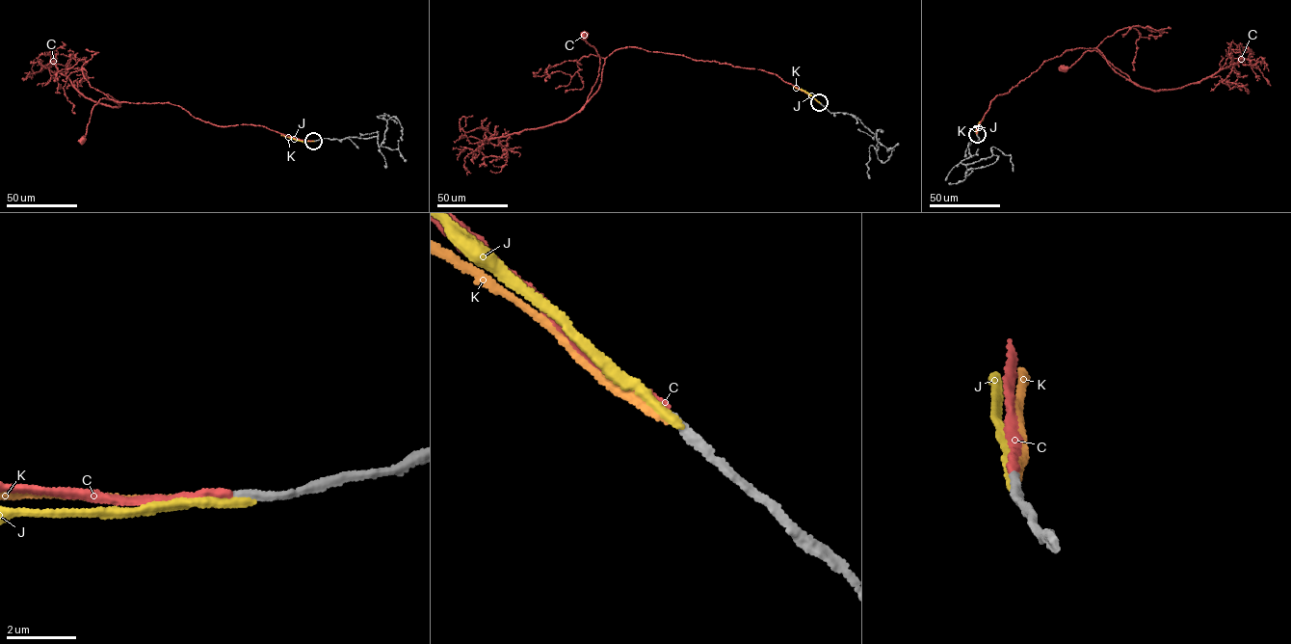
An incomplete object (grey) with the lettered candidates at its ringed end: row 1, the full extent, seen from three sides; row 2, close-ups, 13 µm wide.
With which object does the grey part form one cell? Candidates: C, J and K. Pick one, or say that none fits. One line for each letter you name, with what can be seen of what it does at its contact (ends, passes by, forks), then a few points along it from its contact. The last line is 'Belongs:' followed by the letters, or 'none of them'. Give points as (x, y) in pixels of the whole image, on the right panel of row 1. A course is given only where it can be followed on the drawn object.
C: it ends there; it runs (977, 134), (996, 95), (1066, 50), (1098, 49), (1130, 80), (1093, 50), (1064, 67)
Belongs: C

